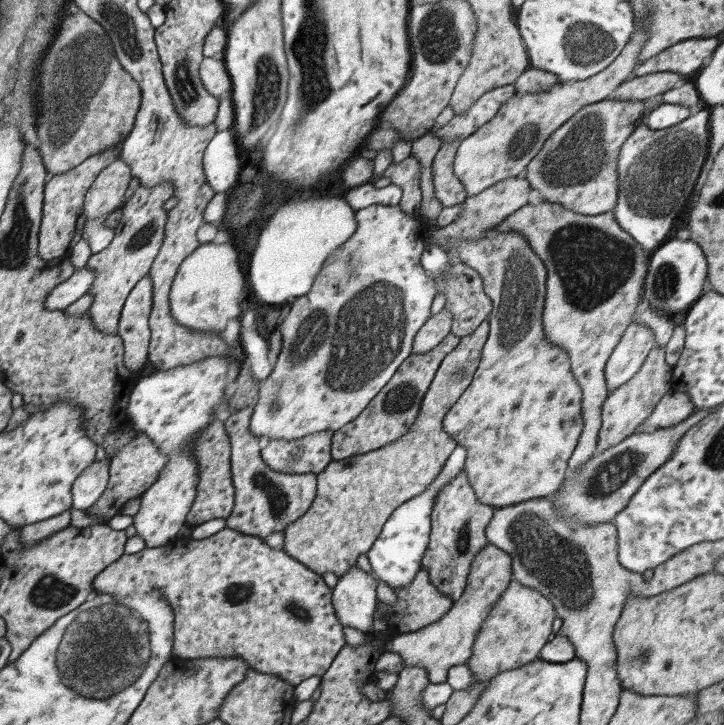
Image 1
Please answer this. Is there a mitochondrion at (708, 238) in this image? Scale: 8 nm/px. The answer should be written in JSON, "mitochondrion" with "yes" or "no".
{"mitochondrion":"no"}

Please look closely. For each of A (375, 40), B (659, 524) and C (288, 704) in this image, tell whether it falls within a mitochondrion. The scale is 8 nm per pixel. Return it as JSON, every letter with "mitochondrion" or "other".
{"A":"other","B":"other","C":"other"}

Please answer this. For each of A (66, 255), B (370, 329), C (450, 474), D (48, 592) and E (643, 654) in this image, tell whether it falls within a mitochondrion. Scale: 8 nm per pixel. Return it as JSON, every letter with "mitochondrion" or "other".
{"A":"other","B":"mitochondrion","C":"other","D":"mitochondrion","E":"mitochondrion"}

